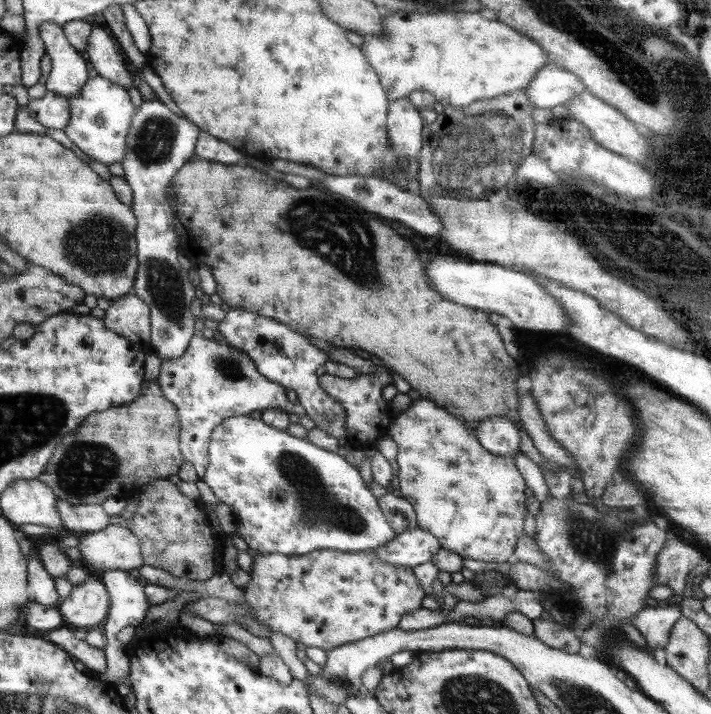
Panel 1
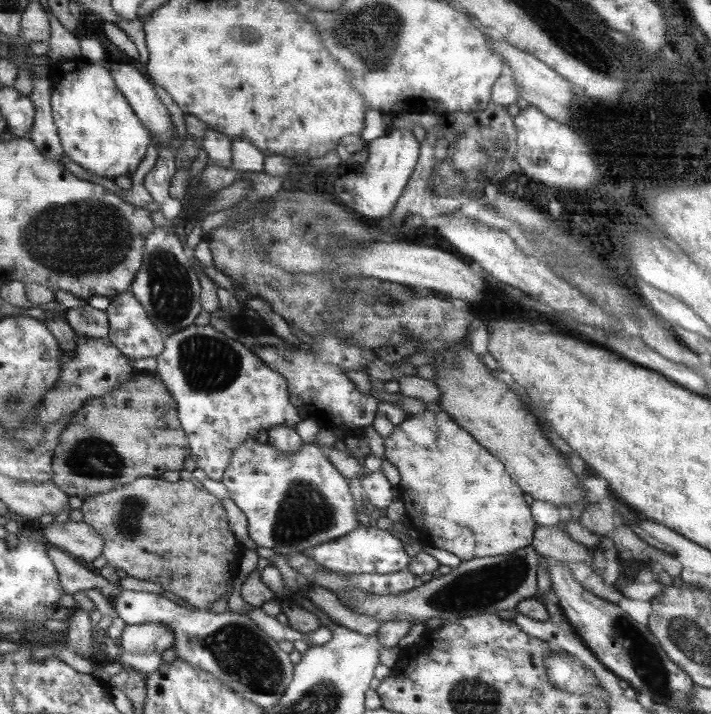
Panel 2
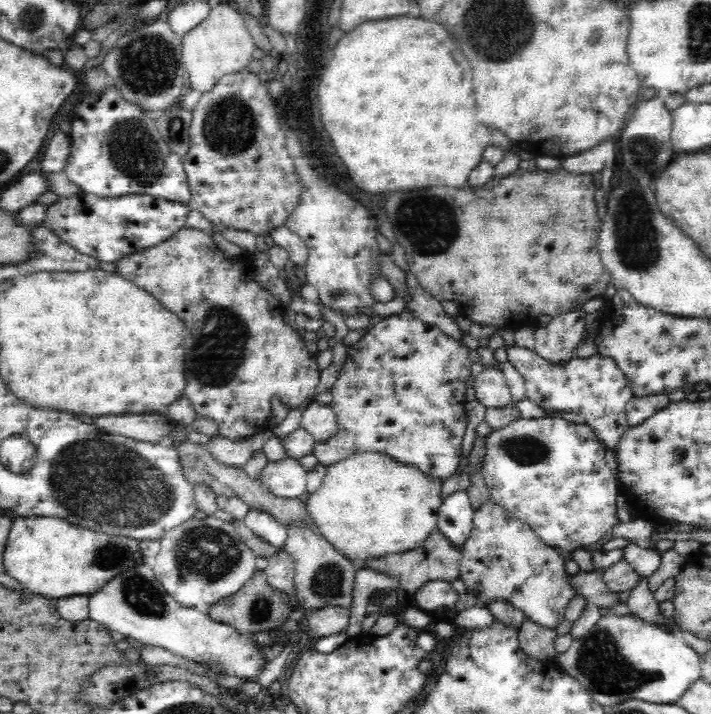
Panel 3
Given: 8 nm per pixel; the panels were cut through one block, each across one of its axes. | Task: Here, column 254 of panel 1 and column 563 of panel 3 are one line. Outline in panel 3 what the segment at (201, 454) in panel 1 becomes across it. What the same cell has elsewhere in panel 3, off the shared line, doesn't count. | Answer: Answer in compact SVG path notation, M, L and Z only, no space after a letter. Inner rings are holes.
M505 345L506 360L524 377L525 397L546 412L573 412L582 416L596 433L597 439L610 450L616 450L622 434L629 428L625 408L631 400L632 388L626 375L612 357L596 353L591 358L573 358L563 365L552 365L534 350L518 345Z

